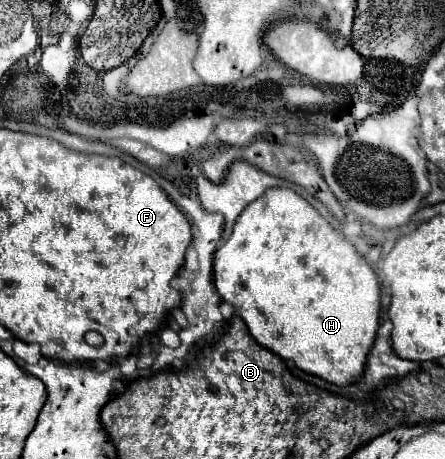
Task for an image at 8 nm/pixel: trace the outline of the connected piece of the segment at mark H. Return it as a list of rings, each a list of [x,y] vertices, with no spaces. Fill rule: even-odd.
[[[269,188],[261,198],[257,198],[253,204],[249,204],[245,208],[245,212],[241,214],[241,218],[237,220],[231,238],[215,252],[215,260],[213,260],[213,274],[217,272],[217,292],[219,296],[229,302],[237,314],[245,320],[251,336],[267,350],[271,350],[273,354],[277,354],[283,360],[293,362],[299,370],[315,374],[327,382],[333,382],[337,386],[345,386],[349,382],[353,382],[355,378],[361,376],[363,366],[365,366],[365,358],[367,352],[375,340],[375,332],[379,326],[379,308],[381,308],[381,298],[379,298],[379,282],[375,272],[371,270],[371,266],[367,264],[367,260],[355,250],[355,246],[339,232],[335,230],[303,196],[299,196],[295,190],[291,188]]]

